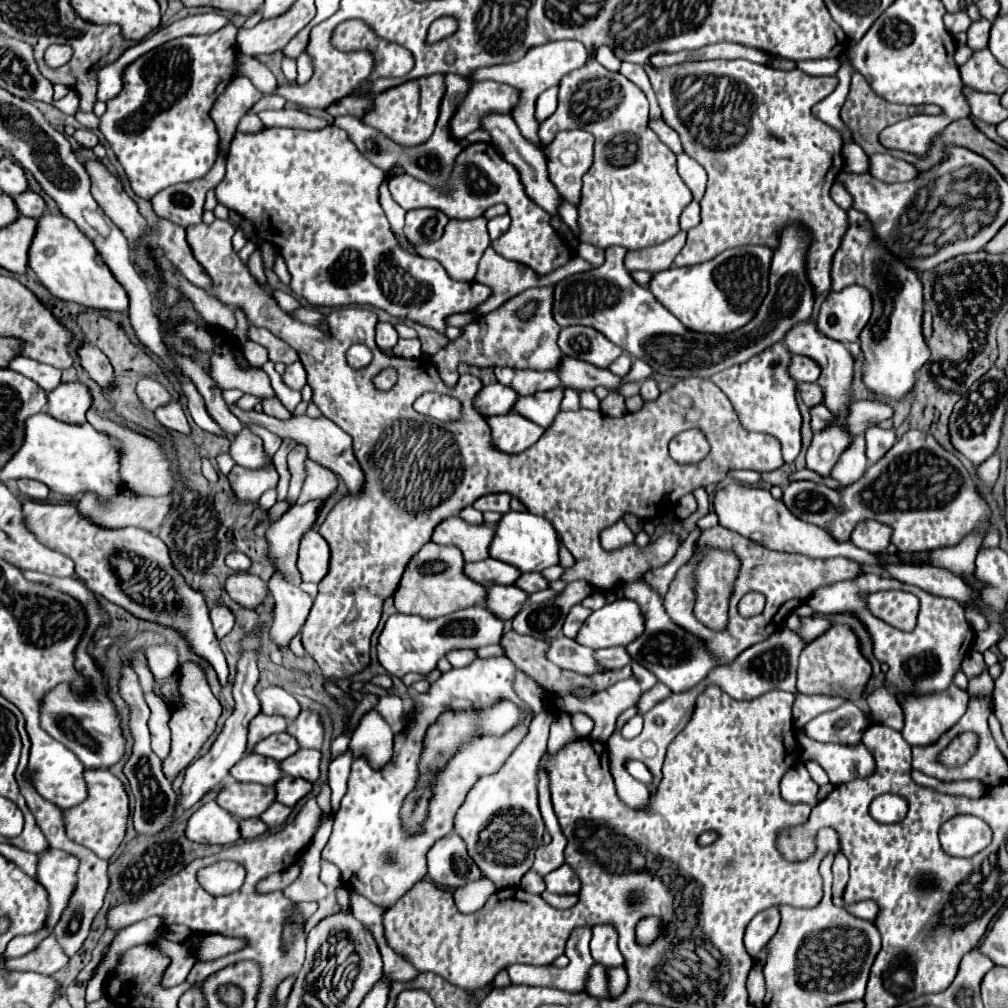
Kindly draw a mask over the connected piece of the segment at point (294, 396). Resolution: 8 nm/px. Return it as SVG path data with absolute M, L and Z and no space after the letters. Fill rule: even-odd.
M267 361L267 363L263 365L263 369L265 369L265 373L269 375L269 379L271 379L271 387L273 387L275 395L279 397L279 401L281 401L289 411L293 411L295 405L301 401L301 393L295 391L295 389L289 389L289 387L283 383L283 377L275 371L275 367L273 367L271 361Z

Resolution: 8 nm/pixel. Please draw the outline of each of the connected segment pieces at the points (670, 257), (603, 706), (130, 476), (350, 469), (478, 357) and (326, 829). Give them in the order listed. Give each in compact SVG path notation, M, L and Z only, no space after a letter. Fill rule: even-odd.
M679 231L675 237L669 241L649 247L649 249L639 249L639 251L629 251L625 255L625 267L627 271L643 269L649 273L657 273L663 269L669 269L677 257L677 253L685 247L685 233Z
M633 663L633 677L623 679L623 681L619 681L617 685L611 685L609 691L596 692L593 697L585 698L579 698L569 694L563 697L563 699L557 699L559 700L557 702L551 702L551 707L559 707L559 703L561 703L561 707L565 707L566 711L569 711L571 715L577 712L586 713L595 721L595 727L593 727L593 731L591 731L589 737L593 737L593 739L605 743L605 741L611 737L615 729L616 721L621 713L623 713L625 709L633 707L633 705L639 701L639 697L641 697L645 691L649 691L655 683L657 683L657 677L655 677L651 671L647 671L647 669L645 669L643 665L639 665L639 663Z
M89 409L87 413L87 423L91 423L99 433L111 437L117 441L117 445L121 445L121 469L119 469L119 475L121 475L121 481L127 489L131 489L133 493L137 495L167 495L171 491L171 485L173 485L173 463L165 457L165 453L161 451L159 443L149 439L149 437L143 437L131 429L123 429L119 423L115 421L109 421L109 419L103 419L99 417L93 409Z
M231 407L231 411L237 415L237 419L241 423L251 423L251 425L259 425L259 427L265 427L269 429L271 433L279 435L281 439L293 439L295 443L299 445L305 445L307 451L309 451L309 457L313 461L317 461L319 465L331 469L333 473L337 473L349 491L359 491L361 485L363 485L363 473L361 473L361 467L353 455L353 449L351 449L351 437L339 429L333 421L329 421L327 417L309 417L309 415L301 415L301 417L291 417L291 419L277 419L277 417L269 417L265 415L263 411L257 413L257 411L241 411L237 407Z
M553 285L527 289L527 291L519 293L517 297L511 297L509 301L505 301L505 305L501 305L499 309L495 309L487 315L481 315L475 321L463 325L461 335L457 339L449 341L449 345L439 349L431 357L431 363L437 367L441 379L445 381L445 385L455 387L459 363L475 365L475 367L503 365L503 367L511 367L511 369L557 371L561 361L563 361L563 353L557 345L557 337L559 337L561 327L553 319L553 291L555 291ZM529 299L541 301L541 309L535 313L533 319L521 321L515 315L515 311L521 309Z
M329 813L329 817L321 823L317 835L313 837L313 845L309 845L309 853L303 855L303 865L299 877L283 891L293 901L321 901L327 895L327 887L319 879L319 857L321 851L331 835L335 813Z

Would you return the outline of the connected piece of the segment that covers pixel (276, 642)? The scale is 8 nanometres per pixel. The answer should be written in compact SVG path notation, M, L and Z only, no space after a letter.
M273 573L269 581L269 591L275 599L275 617L269 631L271 645L277 649L289 649L293 637L307 621L307 615L313 607L313 597L299 587L281 581L277 573Z

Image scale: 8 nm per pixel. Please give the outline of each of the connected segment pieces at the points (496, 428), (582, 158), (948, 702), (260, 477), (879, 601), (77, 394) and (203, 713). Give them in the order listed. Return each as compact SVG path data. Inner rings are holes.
M509 411L507 415L495 415L487 419L491 427L491 439L493 447L503 453L521 453L535 445L545 429L541 429L537 423L527 421L515 411Z
M563 131L553 143L543 147L547 159L549 181L565 197L565 201L579 203L581 177L587 173L593 161L593 135L587 131Z
M951 685L949 693L937 693L937 697L909 697L909 701L901 701L905 711L905 727L903 737L911 745L933 745L945 731L949 731L963 715L969 705L967 691L961 691L959 687Z
M269 463L261 469L247 469L247 467L235 465L231 469L231 473L227 475L227 479L229 479L229 485L237 499L257 503L265 491L277 487L279 473L273 463Z
M883 591L869 595L869 609L885 623L903 631L911 631L917 621L919 599L905 591Z
M79 381L61 383L57 389L47 393L47 413L57 421L65 421L69 425L81 425L89 407L91 395Z
M189 661L181 665L179 673L179 681L177 681L177 693L179 693L179 703L171 705L171 753L167 755L167 759L163 761L163 773L169 781L173 781L179 771L183 771L199 753L199 749L203 747L203 743L211 737L211 733L215 731L217 719L221 715L221 705L217 701L217 697L211 693L211 687L207 683L207 675L203 673L203 669Z

